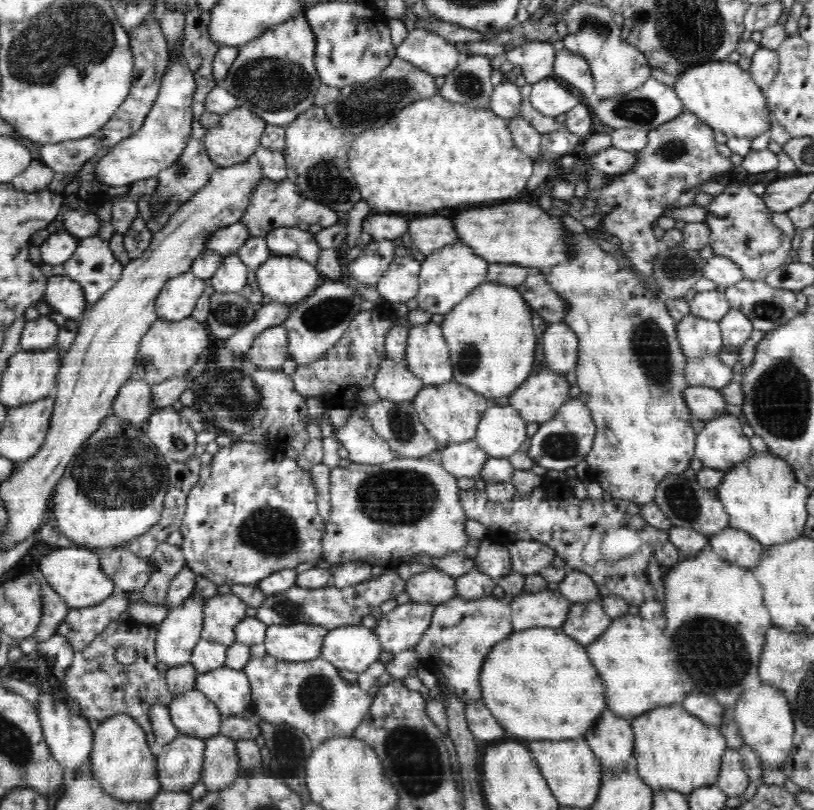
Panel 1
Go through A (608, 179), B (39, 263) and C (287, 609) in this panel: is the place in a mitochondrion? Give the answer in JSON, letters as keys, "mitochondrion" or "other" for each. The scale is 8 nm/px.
{"A":"other","B":"other","C":"mitochondrion"}

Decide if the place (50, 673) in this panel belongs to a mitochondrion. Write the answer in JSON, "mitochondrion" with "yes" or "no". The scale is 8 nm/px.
{"mitochondrion":"no"}

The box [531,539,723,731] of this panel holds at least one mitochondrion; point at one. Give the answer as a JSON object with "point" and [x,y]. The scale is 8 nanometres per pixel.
{"point":[616,556]}

